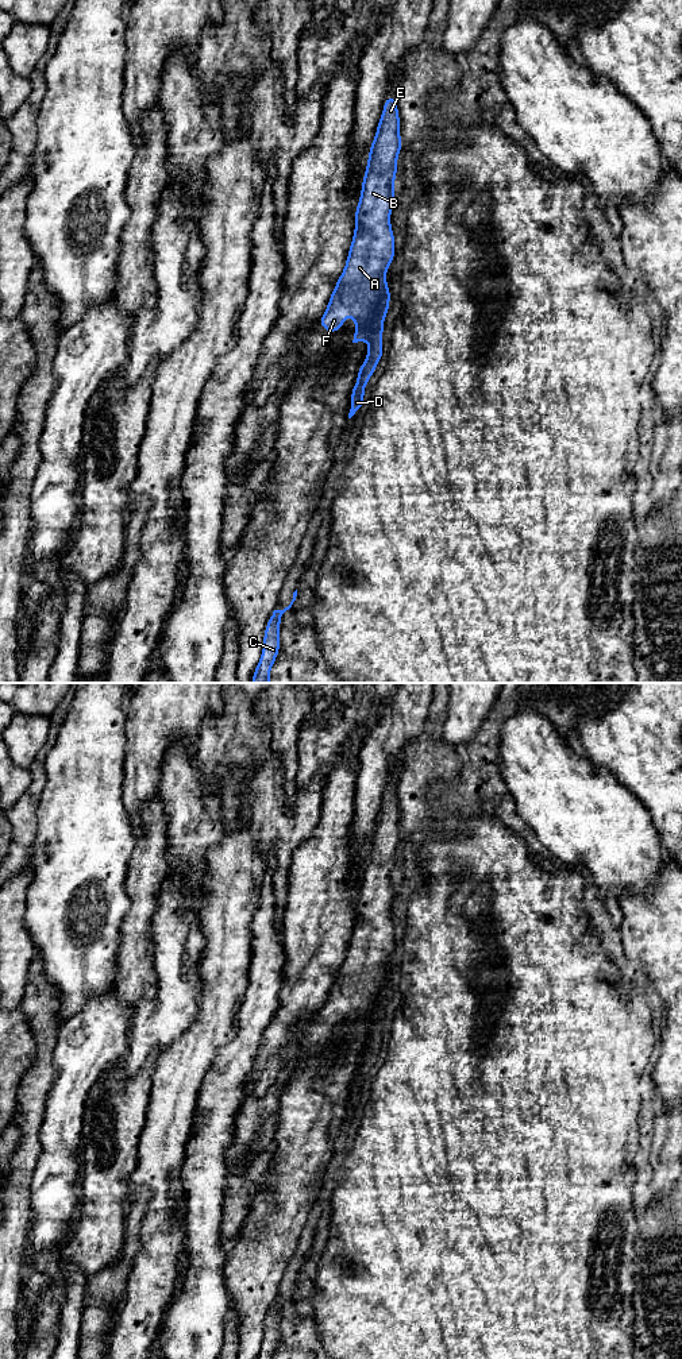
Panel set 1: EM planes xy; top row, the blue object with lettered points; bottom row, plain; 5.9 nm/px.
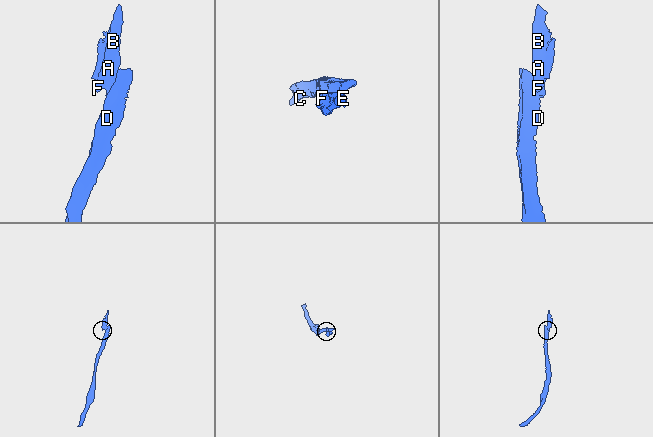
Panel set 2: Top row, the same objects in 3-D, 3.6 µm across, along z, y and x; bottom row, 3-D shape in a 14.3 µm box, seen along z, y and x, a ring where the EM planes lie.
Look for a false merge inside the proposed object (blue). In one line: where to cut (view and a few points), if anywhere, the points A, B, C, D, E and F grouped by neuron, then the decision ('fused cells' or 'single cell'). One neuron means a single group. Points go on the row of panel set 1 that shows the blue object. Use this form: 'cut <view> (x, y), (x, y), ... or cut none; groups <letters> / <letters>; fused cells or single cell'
cut xy (389, 297), (377, 312), (368, 340); groups A B E F / C D; fused cells

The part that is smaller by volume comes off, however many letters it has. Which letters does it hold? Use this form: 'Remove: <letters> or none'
Remove: A, B, E, F

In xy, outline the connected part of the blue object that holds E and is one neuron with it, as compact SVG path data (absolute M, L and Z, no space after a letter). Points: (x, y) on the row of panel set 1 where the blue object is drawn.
M388 96L369 152L346 266L320 318L335 333L348 314L355 320L352 343L369 341L373 320L392 294L385 275L394 259L390 213L401 146L397 101Z

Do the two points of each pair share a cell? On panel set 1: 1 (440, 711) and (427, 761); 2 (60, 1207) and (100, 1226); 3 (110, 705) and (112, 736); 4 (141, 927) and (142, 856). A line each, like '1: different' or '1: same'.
1: same
2: different
3: same
4: same

